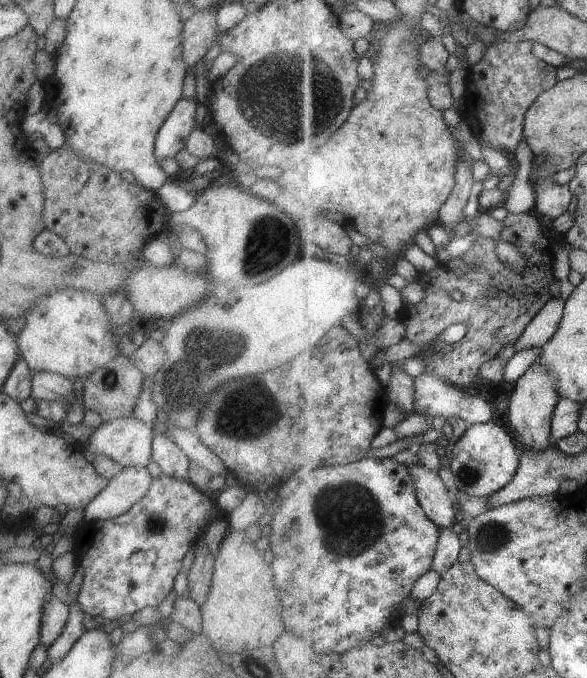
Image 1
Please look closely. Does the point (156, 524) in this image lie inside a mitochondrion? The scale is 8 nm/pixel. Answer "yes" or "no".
yes

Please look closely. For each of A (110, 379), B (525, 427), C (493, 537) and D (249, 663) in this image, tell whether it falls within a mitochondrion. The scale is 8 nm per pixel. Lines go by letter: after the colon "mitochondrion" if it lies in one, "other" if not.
A: mitochondrion
B: other
C: mitochondrion
D: other

